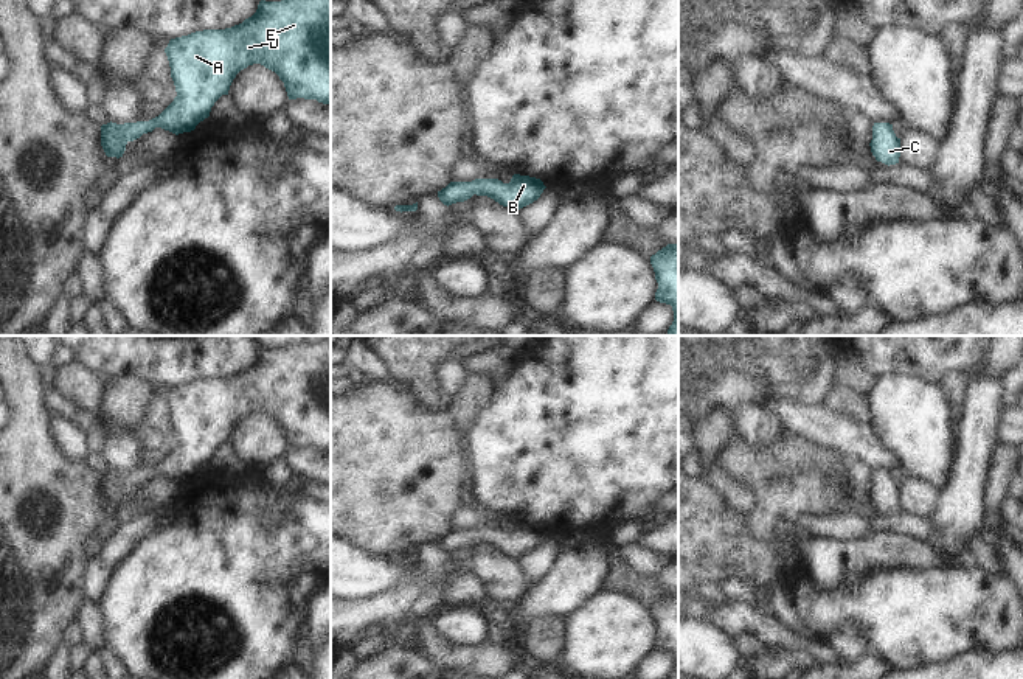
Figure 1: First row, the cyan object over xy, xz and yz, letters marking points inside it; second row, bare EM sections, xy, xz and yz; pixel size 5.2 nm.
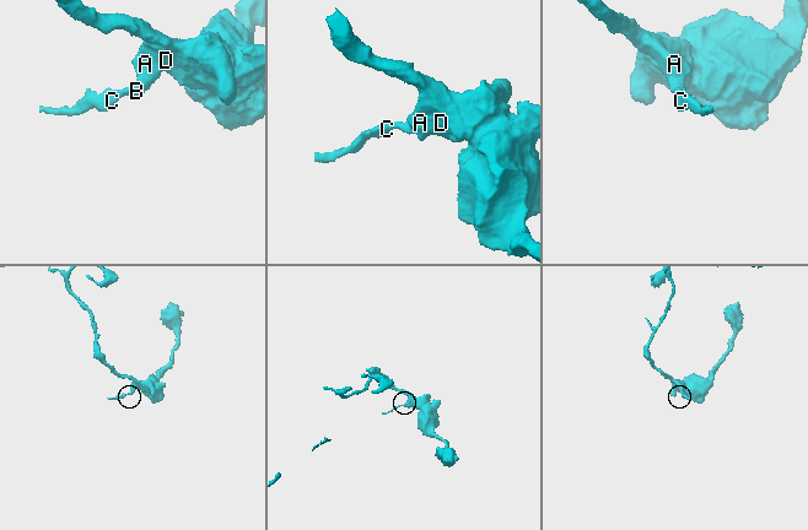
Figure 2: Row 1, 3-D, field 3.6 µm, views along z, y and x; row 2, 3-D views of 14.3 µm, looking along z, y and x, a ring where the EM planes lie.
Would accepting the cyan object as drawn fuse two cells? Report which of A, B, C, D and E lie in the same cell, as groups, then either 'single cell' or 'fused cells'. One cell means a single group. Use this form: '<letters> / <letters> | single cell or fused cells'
A B C D E | single cell

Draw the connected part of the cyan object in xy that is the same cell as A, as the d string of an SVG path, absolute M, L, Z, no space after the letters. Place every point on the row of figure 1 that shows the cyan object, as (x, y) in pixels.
M261 0L256 12L242 23L171 39L165 53L177 96L149 121L102 124L101 146L107 157L123 157L129 141L155 127L175 135L194 131L210 117L214 103L228 95L236 75L253 64L275 71L284 82L289 99L317 99L331 106L331 0Z

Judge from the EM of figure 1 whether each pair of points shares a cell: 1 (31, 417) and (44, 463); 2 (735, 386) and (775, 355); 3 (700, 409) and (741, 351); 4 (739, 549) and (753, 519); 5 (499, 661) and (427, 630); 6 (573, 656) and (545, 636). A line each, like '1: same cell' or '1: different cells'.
1: same cell
2: same cell
3: same cell
4: different cells
5: same cell
6: different cells

